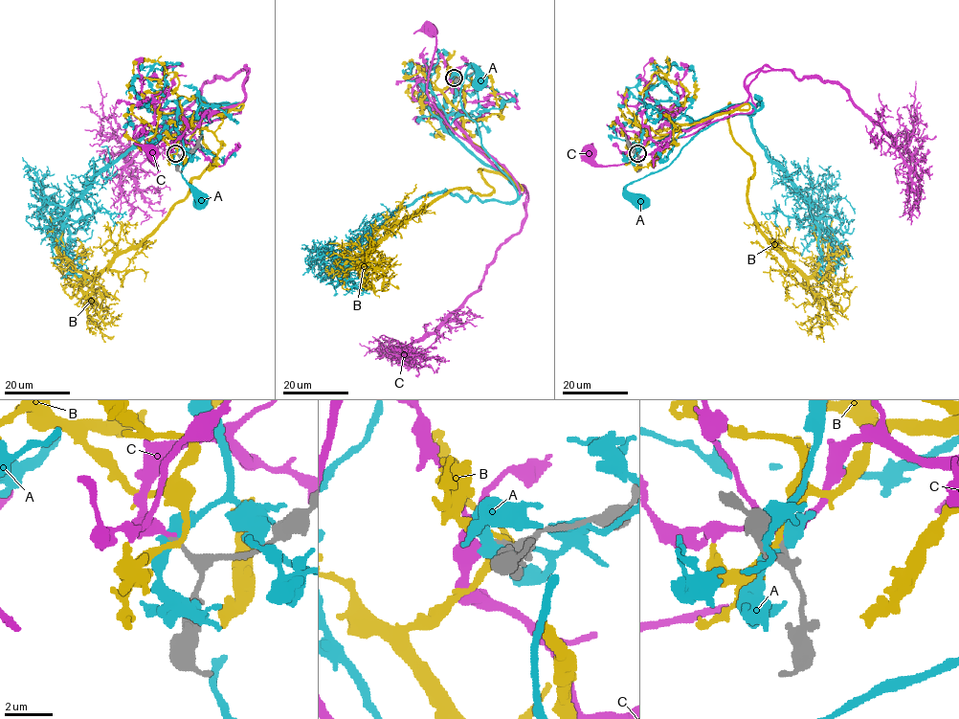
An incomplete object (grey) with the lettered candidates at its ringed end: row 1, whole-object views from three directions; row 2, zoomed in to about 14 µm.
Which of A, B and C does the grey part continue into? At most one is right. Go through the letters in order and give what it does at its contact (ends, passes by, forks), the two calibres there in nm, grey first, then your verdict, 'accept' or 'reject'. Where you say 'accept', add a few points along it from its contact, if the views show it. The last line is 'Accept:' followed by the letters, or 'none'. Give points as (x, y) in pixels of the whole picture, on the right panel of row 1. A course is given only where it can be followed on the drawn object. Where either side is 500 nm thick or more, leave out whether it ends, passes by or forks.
A: calibres 240 and 500 nm; reject
B: it passes by; calibres 240 and 200 nm; reject
C: it ends; calibres 240 and 300 nm; accept; course (637, 152), (647, 140), (663, 142), (675, 131), (702, 126), (621, 164), (597, 164), (591, 152)
Accept: C

